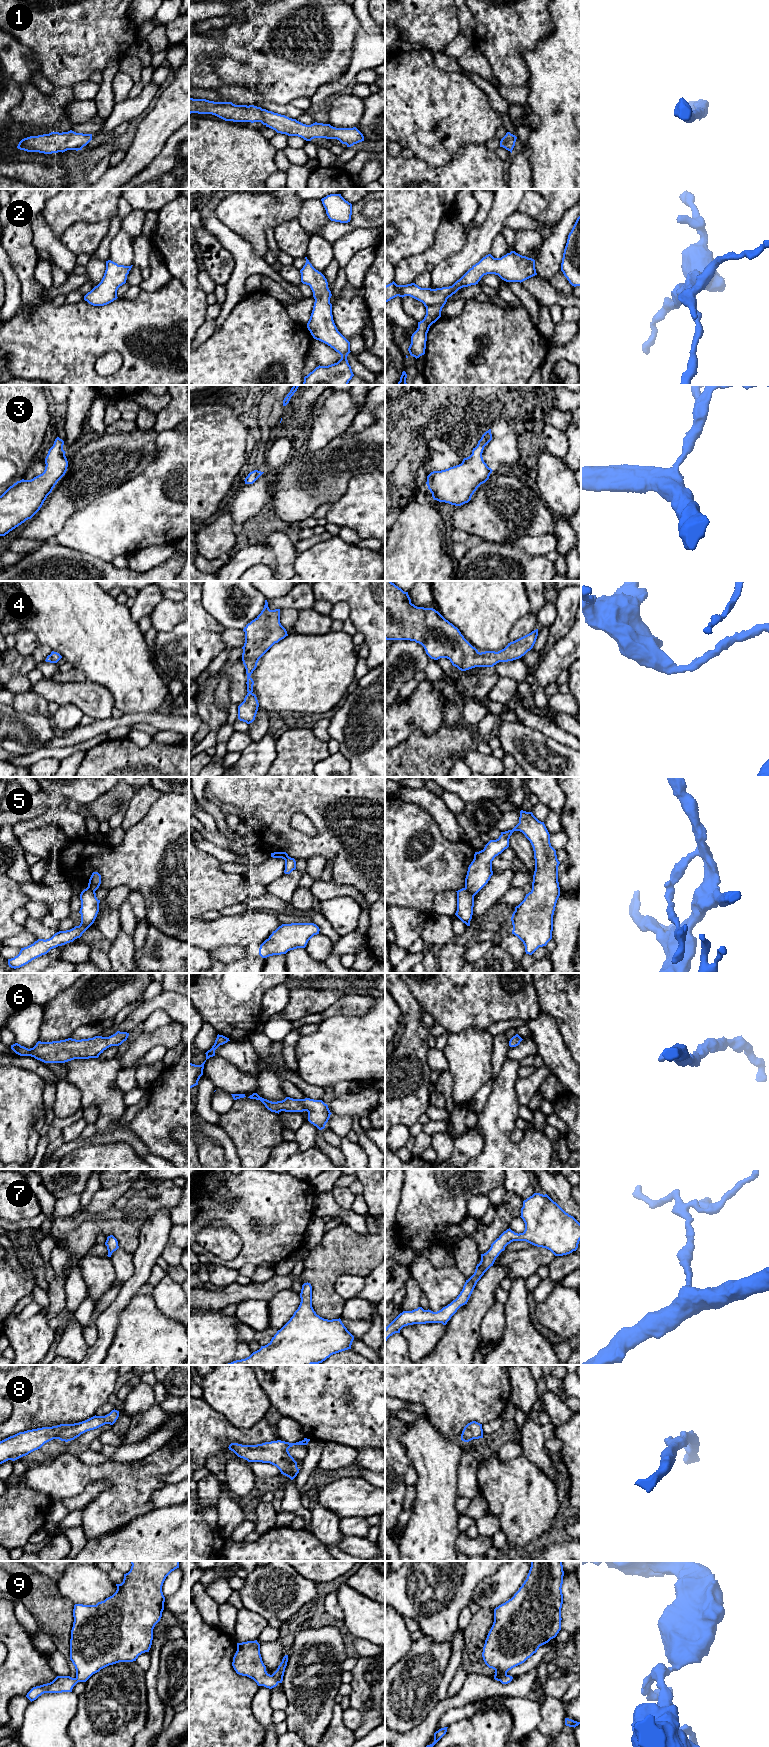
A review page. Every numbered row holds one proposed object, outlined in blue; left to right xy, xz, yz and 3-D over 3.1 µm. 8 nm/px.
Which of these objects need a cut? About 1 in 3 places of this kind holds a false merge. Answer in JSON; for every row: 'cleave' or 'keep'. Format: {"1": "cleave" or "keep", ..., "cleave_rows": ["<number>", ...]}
{"1": "keep", "2": "keep", "3": "keep", "4": "keep", "5": "cleave", "6": "keep", "7": "keep", "8": "keep", "9": "cleave", "cleave_rows": ["5", "9"]}

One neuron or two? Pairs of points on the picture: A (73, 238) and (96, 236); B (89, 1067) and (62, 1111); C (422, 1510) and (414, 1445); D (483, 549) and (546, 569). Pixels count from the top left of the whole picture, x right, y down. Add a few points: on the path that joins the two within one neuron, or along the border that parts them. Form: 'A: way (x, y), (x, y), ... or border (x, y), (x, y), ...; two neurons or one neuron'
A: way (79, 238), (90, 236); one neuron
B: border (63, 1079), (71, 1082), (79, 1090), (82, 1106); two neurons
C: way (426, 1494), (426, 1461); one neuron
D: way (499, 551), (503, 554), (521, 558), (530, 567); one neuron

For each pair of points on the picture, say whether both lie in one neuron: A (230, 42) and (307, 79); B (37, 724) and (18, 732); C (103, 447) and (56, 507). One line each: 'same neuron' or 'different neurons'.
A: same neuron
B: same neuron
C: same neuron

